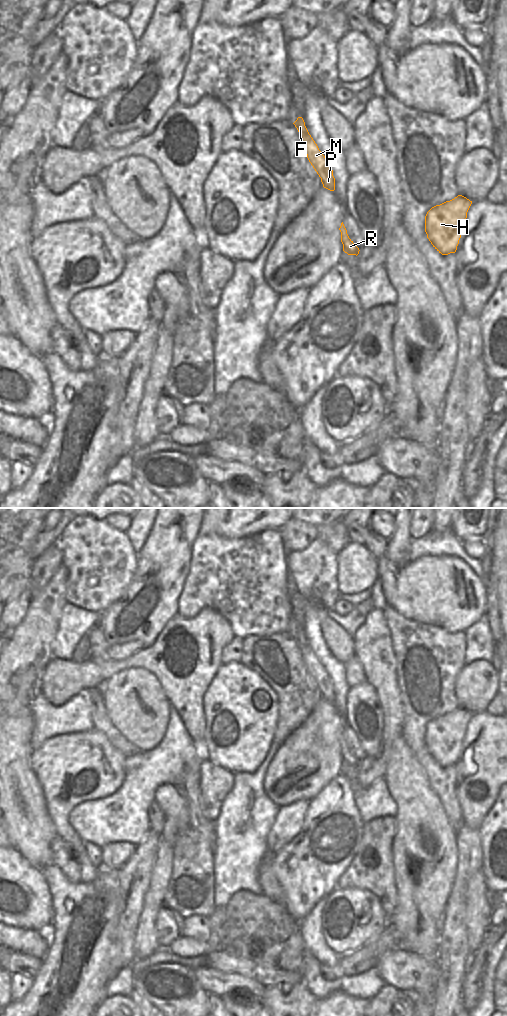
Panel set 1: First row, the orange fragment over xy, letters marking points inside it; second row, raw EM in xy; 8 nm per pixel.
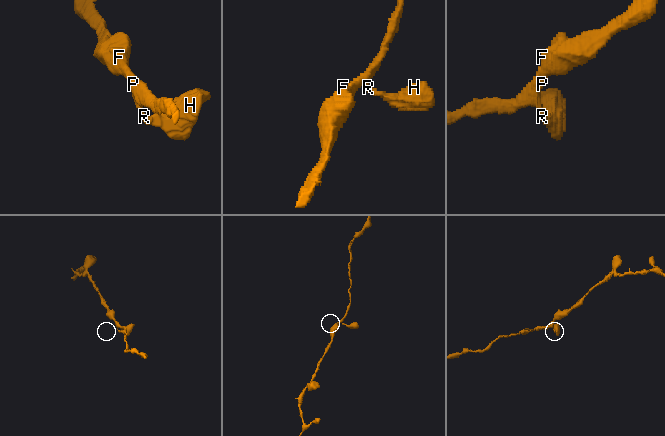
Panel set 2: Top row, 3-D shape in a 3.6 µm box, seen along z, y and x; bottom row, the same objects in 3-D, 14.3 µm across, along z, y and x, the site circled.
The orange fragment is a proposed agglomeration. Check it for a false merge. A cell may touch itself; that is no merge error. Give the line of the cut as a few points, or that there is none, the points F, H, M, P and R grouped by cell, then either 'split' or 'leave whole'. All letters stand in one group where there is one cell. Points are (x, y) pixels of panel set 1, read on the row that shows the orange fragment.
cut none; groups F H M P R; leave whole

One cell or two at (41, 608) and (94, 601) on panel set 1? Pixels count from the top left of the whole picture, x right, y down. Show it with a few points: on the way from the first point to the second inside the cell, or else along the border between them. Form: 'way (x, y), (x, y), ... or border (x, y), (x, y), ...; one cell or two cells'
border (66, 578), (65, 599), (67, 602); two cells

